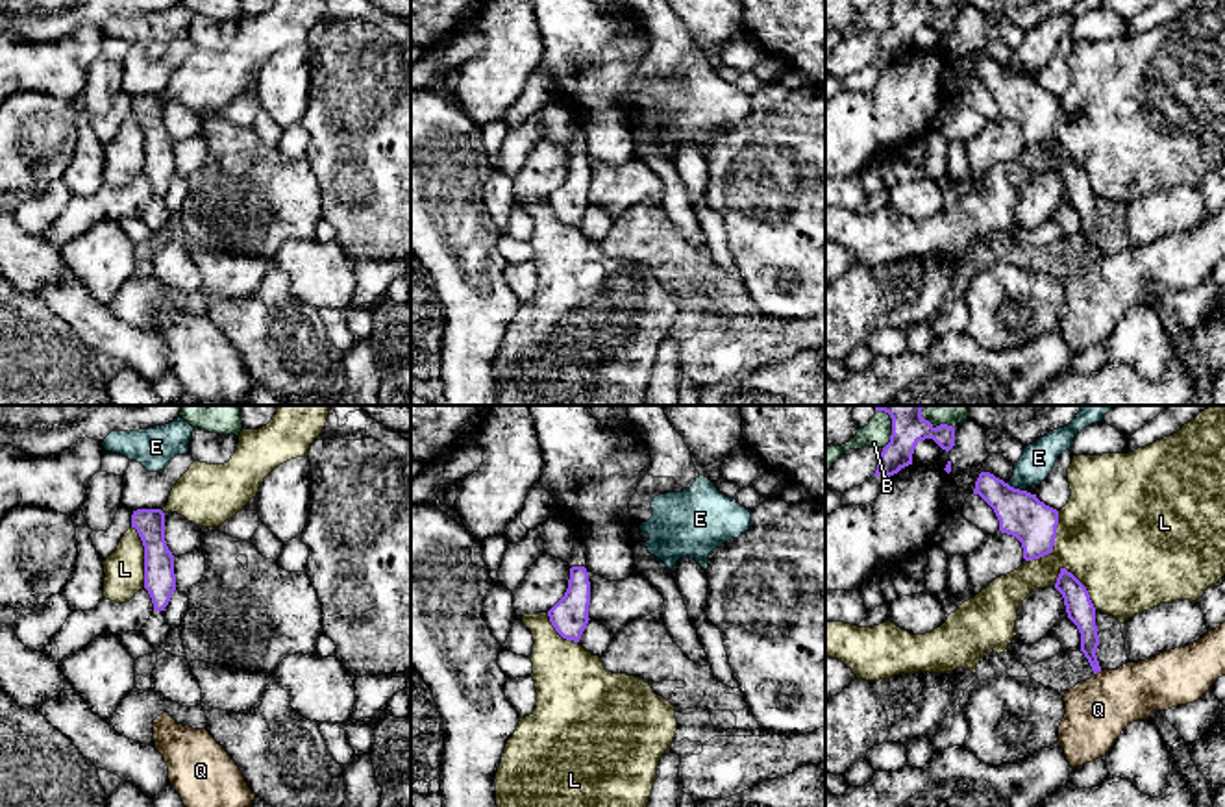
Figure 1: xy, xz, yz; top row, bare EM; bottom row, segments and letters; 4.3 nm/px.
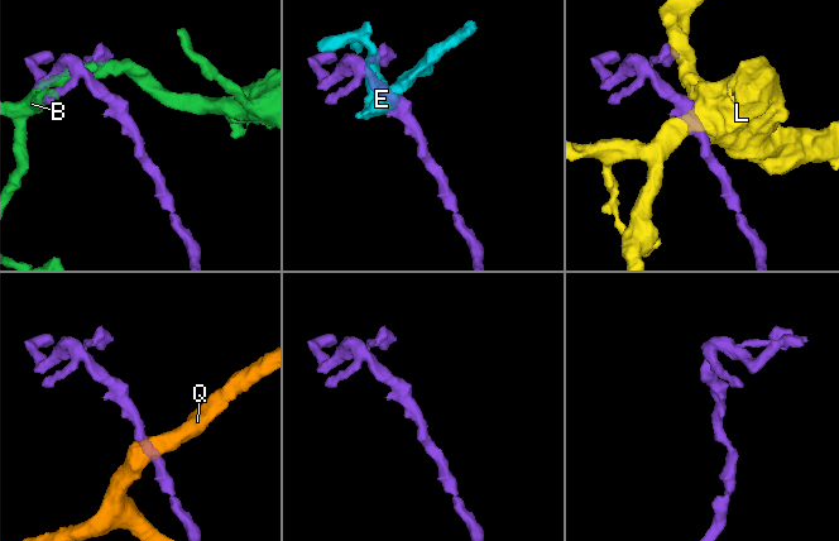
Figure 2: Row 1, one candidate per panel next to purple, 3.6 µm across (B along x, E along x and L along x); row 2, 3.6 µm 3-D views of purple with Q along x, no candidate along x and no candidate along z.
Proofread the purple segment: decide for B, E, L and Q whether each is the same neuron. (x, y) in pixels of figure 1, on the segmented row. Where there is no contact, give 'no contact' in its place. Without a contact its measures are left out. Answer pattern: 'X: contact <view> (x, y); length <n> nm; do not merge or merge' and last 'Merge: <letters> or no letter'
B: contact yz (892, 426); length 180 nm; do not merge
E: contact yz (1016, 489); length 90 nm; do not merge
L: contact yz (1053, 545); length 260 nm; do not merge
Q: contact yz (1098, 670); length 40 nm; do not merge
Merge: no letter

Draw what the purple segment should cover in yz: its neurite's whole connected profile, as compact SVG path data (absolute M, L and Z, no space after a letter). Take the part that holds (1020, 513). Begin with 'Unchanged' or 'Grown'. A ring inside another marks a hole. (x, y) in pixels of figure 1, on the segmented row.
Unchanged. M990 472L979 474L973 494L994 509L999 531L1021 542L1025 561L1053 552L1058 511L1040 502L1036 494L1014 489Z

